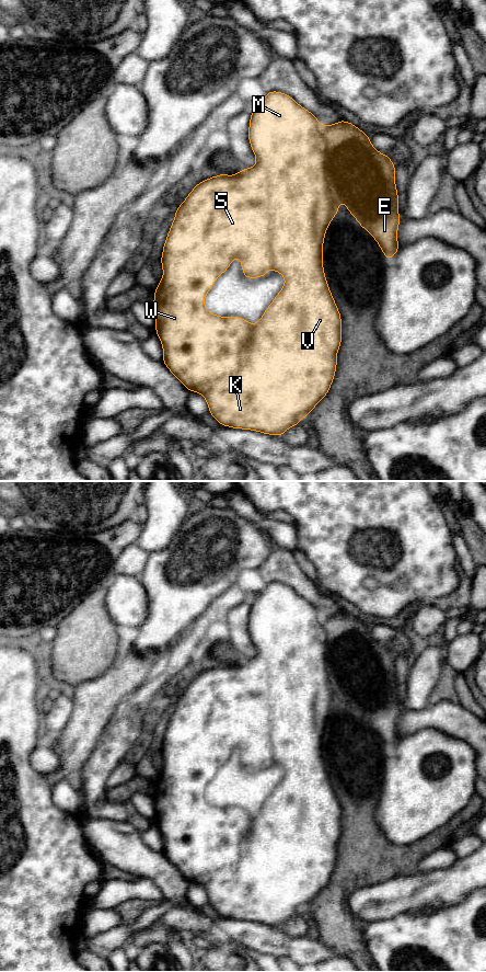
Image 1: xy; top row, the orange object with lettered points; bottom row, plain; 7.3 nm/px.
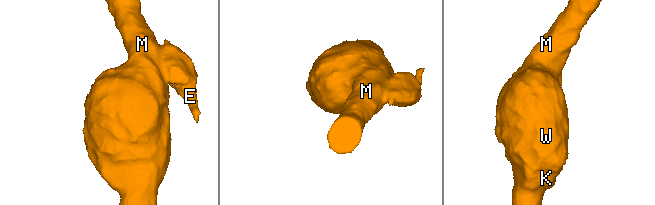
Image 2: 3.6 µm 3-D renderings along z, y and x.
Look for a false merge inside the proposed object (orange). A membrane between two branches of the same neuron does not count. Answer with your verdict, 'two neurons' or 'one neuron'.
two neurons

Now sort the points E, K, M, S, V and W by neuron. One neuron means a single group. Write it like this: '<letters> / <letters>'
E / K M S V W

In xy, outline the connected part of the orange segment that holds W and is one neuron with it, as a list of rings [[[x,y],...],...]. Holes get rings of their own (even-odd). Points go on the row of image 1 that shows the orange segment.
[[[278,91],[267,92],[266,96],[251,113],[248,126],[248,141],[255,155],[256,163],[252,168],[242,169],[239,173],[219,174],[199,182],[185,201],[175,210],[175,218],[166,236],[161,255],[163,276],[154,289],[152,307],[155,319],[155,333],[163,348],[163,363],[169,370],[189,391],[201,394],[208,404],[209,413],[220,425],[256,431],[267,435],[280,436],[290,427],[299,425],[303,418],[308,418],[315,405],[328,393],[337,366],[337,353],[342,344],[342,317],[329,290],[323,267],[323,244],[326,230],[339,207],[332,202],[327,182],[327,148],[323,137],[320,121],[306,108],[298,104],[290,95]],[[239,258],[242,272],[246,278],[262,278],[268,270],[280,273],[285,278],[282,289],[276,295],[273,302],[266,308],[262,318],[251,324],[241,317],[221,317],[208,311],[205,298],[213,287],[216,279],[223,274],[232,261]]]

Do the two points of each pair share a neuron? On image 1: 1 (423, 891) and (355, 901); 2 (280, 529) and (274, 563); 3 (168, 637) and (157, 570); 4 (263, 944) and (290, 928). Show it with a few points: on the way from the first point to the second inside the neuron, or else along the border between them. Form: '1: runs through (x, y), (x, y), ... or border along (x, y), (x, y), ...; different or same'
1: runs through (406, 893), (397, 894), (386, 900), (371, 901); same
2: border along (269, 538), (292, 552); different
3: runs through (168, 620), (168, 586); same
4: border along (280, 928), (293, 936), (307, 936); different

